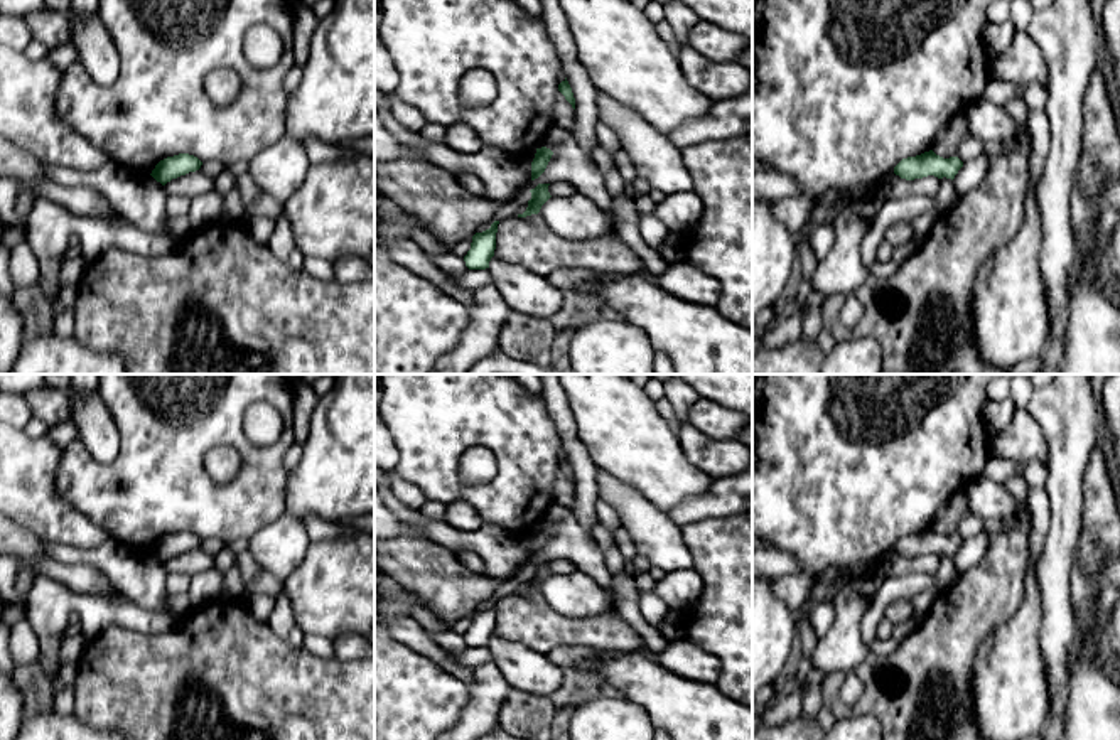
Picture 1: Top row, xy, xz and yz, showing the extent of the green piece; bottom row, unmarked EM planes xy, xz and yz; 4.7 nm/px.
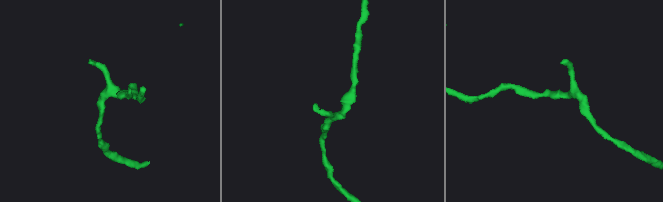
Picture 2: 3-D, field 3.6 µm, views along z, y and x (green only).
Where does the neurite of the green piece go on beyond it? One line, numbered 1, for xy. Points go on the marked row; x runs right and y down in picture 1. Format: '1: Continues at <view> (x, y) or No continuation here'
1: No continuation here

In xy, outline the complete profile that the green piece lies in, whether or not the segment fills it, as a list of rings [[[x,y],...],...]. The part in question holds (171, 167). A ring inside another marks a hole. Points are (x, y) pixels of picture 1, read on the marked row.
[[[179,153],[160,160],[152,170],[152,177],[165,185],[172,179],[199,170],[202,162],[189,153]]]

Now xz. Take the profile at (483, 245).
[[[494,221],[489,229],[472,236],[471,249],[464,256],[469,270],[486,270],[494,256],[496,233],[499,221]]]

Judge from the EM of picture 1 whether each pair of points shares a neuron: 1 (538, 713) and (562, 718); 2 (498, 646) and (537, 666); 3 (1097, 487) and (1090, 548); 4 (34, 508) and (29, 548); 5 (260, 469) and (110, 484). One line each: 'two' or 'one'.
1: two
2: one
3: one
4: two
5: one

